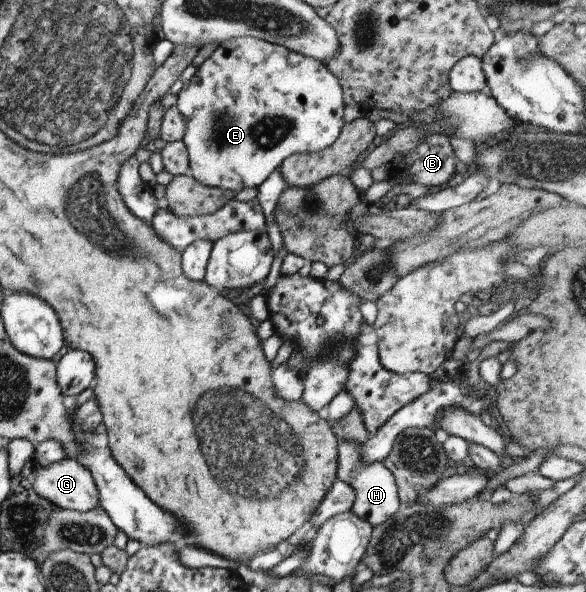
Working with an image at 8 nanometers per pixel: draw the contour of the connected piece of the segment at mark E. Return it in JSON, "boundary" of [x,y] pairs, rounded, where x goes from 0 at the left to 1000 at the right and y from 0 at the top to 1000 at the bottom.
{"boundary":[[[433,63],[375,73],[362,95],[314,139],[300,179],[316,199],[311,238],[323,260],[321,294],[348,314],[403,326],[415,318],[440,318],[495,262],[558,252],[589,211],[585,149],[556,108]]]}

